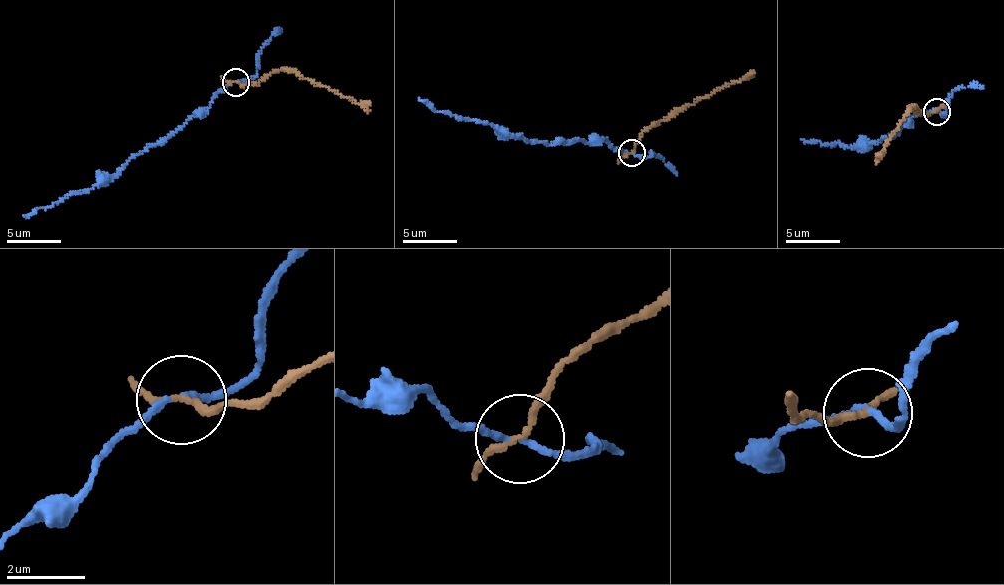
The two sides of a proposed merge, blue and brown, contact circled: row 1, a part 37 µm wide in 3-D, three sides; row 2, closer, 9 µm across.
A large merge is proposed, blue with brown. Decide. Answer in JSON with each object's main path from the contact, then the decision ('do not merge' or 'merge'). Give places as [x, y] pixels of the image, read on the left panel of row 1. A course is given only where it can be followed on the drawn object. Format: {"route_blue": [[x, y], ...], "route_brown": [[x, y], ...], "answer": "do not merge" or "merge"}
{"route_blue": [[236, 81], [228, 82], [210, 105], [166, 138], [147, 144], [115, 175], [24, 216]], "route_brown": [[236, 81], [247, 86], [281, 70], [299, 72], [370, 110]], "answer": "do not merge"}

